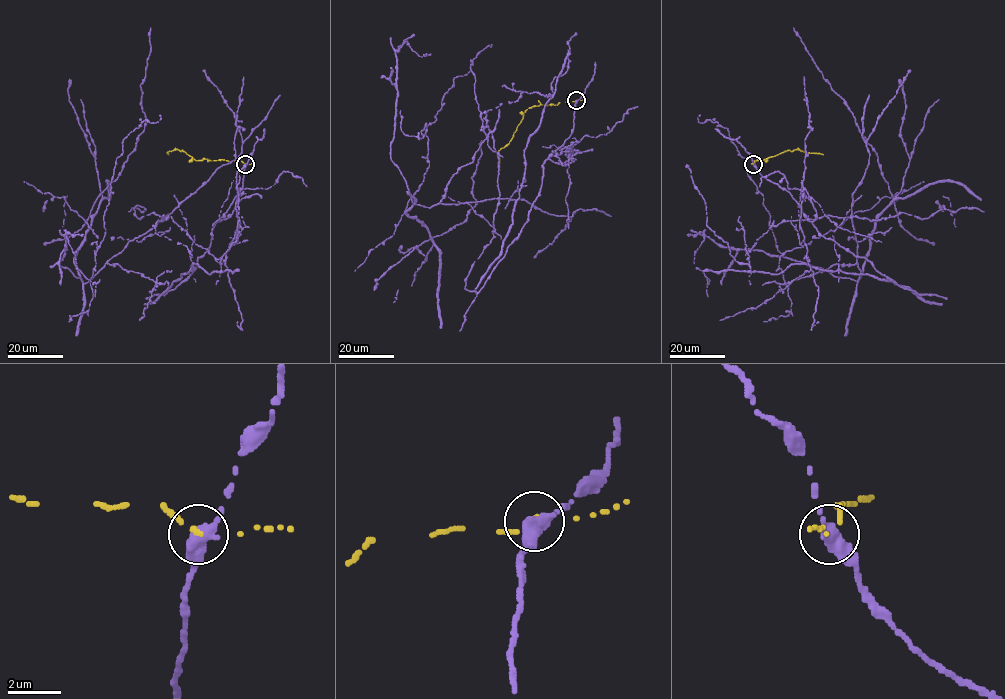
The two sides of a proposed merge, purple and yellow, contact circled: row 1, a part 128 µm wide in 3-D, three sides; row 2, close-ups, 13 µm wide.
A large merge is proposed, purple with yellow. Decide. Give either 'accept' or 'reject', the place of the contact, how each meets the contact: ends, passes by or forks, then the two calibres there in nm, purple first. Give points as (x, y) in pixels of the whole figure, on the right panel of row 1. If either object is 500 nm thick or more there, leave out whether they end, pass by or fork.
reject; place (753, 164); purple passes by; yellow passes by; calibres 440 and 140 nm

